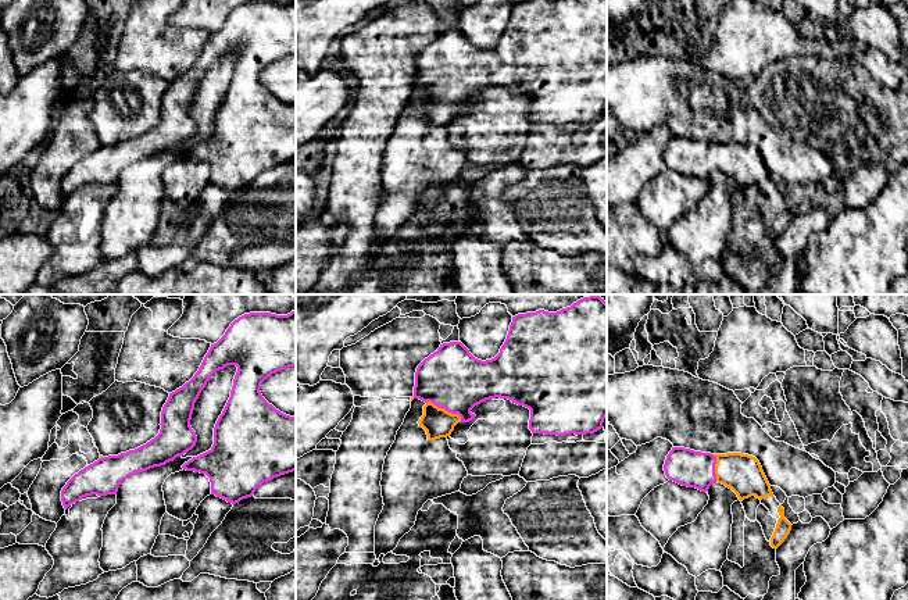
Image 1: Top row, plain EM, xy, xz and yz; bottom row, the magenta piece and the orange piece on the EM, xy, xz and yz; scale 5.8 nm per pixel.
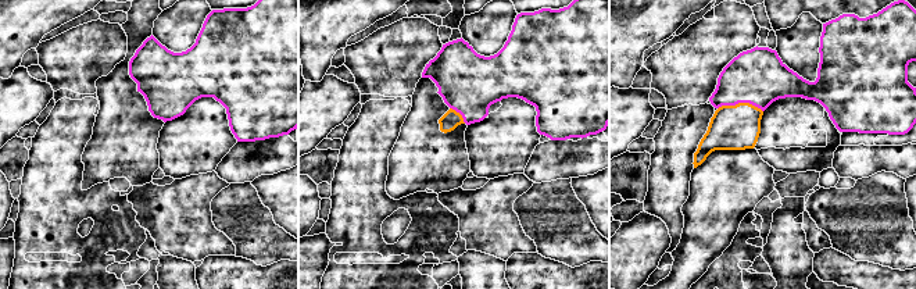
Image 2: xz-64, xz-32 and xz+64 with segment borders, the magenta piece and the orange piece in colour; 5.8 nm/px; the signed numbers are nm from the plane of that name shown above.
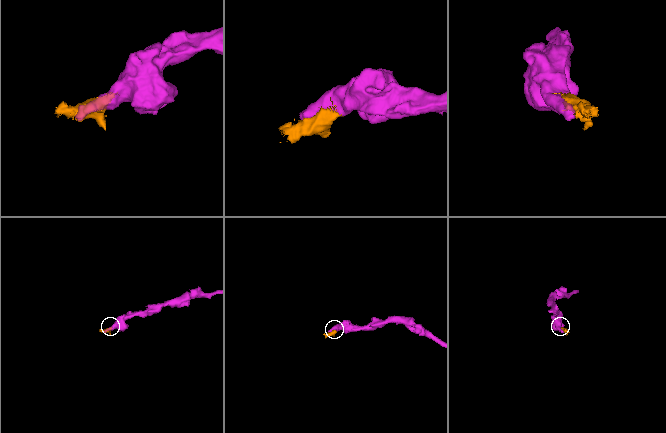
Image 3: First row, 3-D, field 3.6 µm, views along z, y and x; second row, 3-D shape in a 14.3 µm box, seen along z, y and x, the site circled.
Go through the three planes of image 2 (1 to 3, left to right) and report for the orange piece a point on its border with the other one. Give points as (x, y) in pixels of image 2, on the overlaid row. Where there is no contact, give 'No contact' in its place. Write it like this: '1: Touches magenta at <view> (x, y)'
1: No contact
2: Touches magenta at xz-32 (460, 113)
3: Touches magenta at xz+64 (740, 102)

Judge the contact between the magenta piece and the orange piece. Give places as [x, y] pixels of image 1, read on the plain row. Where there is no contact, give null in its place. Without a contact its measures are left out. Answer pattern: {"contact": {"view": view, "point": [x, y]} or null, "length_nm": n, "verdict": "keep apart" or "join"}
{"contact": {"view": "xz", "point": [446, 99]}, "length_nm": 240, "verdict": "join"}

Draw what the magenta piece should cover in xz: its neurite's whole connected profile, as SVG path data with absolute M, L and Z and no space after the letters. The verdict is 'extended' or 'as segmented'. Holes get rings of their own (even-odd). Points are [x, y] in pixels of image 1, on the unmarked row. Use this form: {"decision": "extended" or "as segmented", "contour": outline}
{"decision": "extended", "contour": "M536 0L512 6L500 42L491 49L478 49L461 31L443 32L417 57L414 88L425 90L418 110L428 129L447 126L458 111L475 108L471 99L490 88L508 88L530 99L529 118L544 124L586 124L603 117L607 106L607 0Z"}

